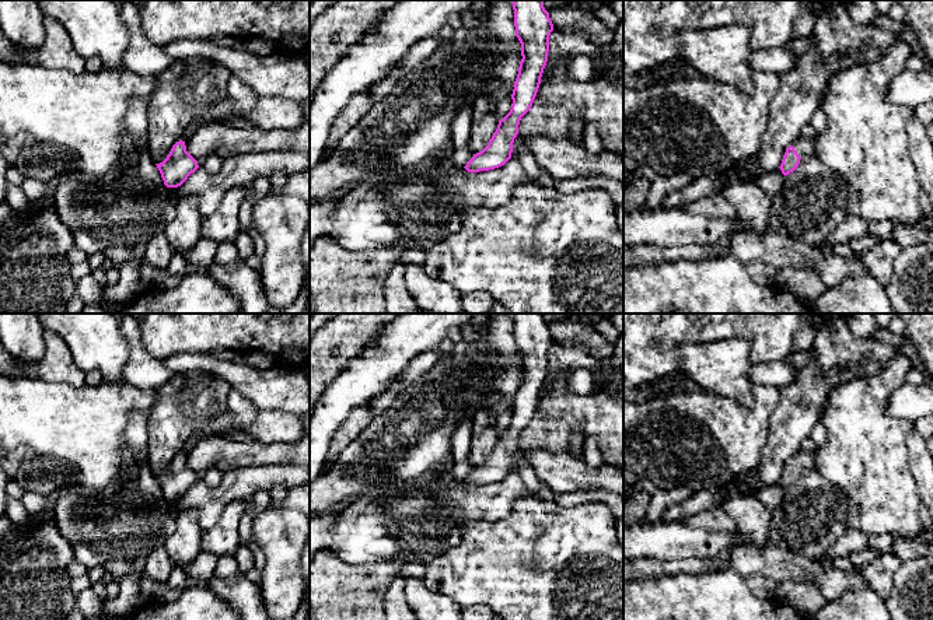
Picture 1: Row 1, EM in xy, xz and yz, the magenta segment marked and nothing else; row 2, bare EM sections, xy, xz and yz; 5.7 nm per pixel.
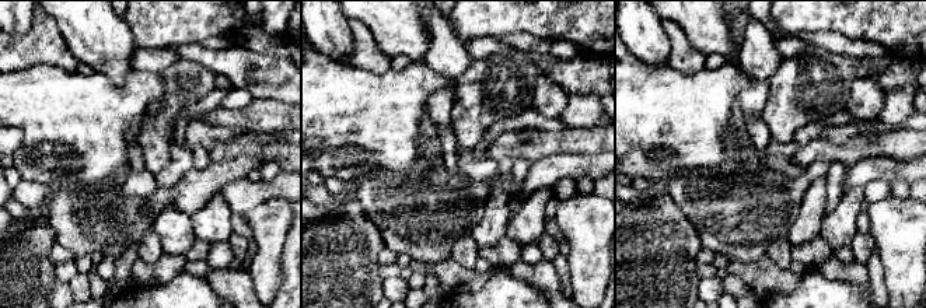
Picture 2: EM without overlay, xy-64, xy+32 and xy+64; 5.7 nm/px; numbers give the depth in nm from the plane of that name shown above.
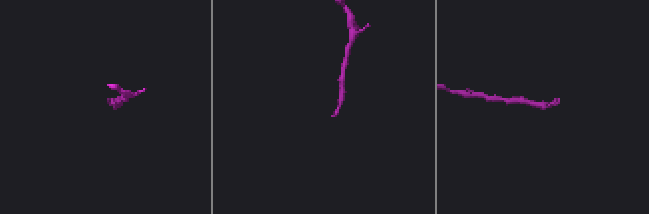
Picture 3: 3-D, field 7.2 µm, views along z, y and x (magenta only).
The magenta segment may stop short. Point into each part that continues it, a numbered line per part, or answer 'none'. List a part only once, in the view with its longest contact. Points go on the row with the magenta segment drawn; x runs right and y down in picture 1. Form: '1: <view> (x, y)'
1: yz (804, 147)

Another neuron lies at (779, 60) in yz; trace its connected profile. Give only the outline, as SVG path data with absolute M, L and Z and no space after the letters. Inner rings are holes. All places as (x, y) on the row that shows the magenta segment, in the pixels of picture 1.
M787 46L754 50L751 55L751 69L779 76L793 69L799 57L800 55L792 52Z

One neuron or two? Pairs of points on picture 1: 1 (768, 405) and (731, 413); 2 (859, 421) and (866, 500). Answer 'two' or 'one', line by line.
1: one
2: one

